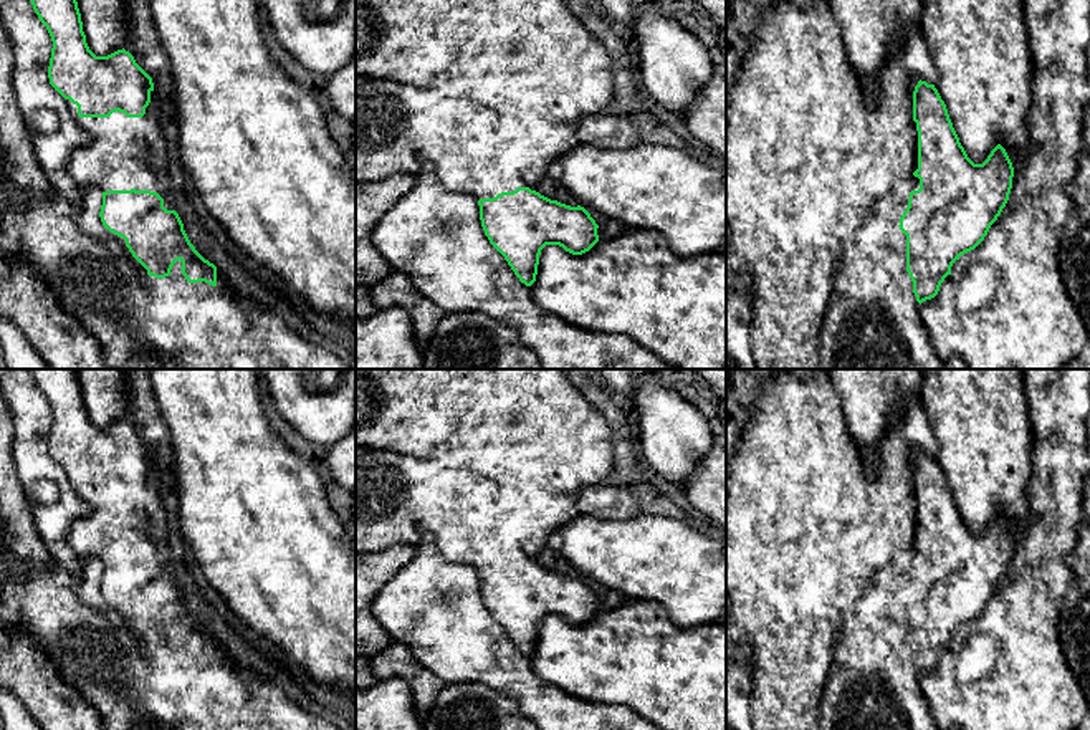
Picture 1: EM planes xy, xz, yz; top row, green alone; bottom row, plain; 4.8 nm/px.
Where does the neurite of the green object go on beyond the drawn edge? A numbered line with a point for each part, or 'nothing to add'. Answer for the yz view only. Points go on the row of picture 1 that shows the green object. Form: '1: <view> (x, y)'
1: yz (872, 321)

